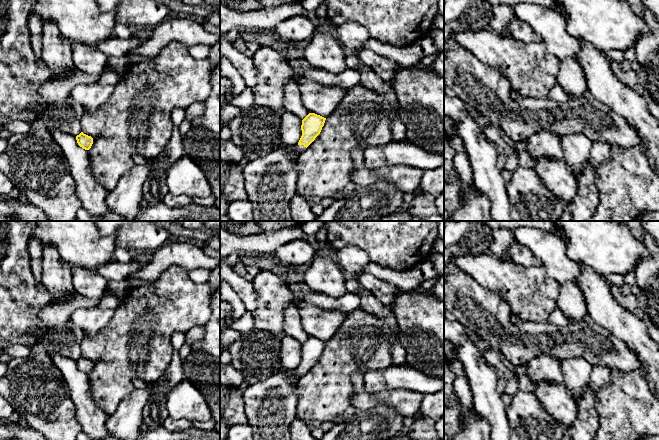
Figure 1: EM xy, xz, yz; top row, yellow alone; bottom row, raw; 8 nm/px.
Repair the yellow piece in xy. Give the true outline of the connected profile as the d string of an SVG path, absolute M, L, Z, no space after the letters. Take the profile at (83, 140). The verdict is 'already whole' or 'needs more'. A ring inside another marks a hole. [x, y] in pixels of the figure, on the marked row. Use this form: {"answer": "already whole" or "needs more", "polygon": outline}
{"answer": "already whole", "polygon": "M81 132L76 136L77 143L85 150L89 150L93 144L93 138Z"}

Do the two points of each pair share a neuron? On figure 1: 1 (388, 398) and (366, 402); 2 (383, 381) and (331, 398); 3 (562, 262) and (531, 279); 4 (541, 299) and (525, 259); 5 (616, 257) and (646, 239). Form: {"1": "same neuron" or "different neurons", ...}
{"1": "same neuron", "2": "different neurons", "3": "different neurons", "4": "different neurons", "5": "different neurons"}

